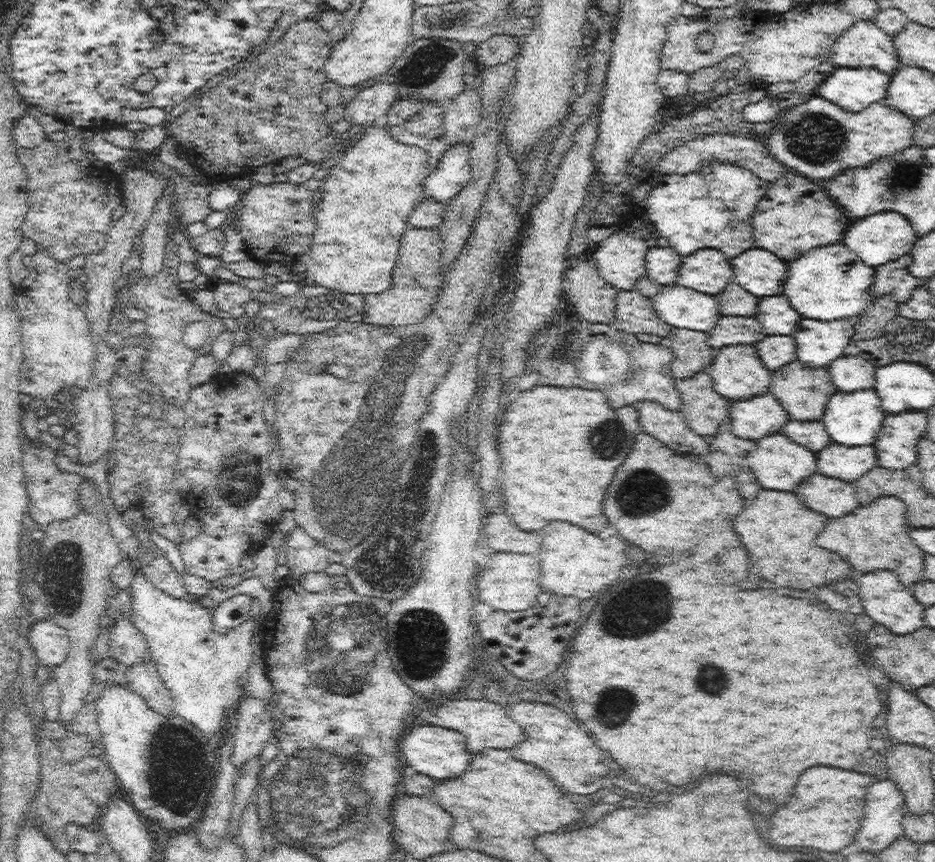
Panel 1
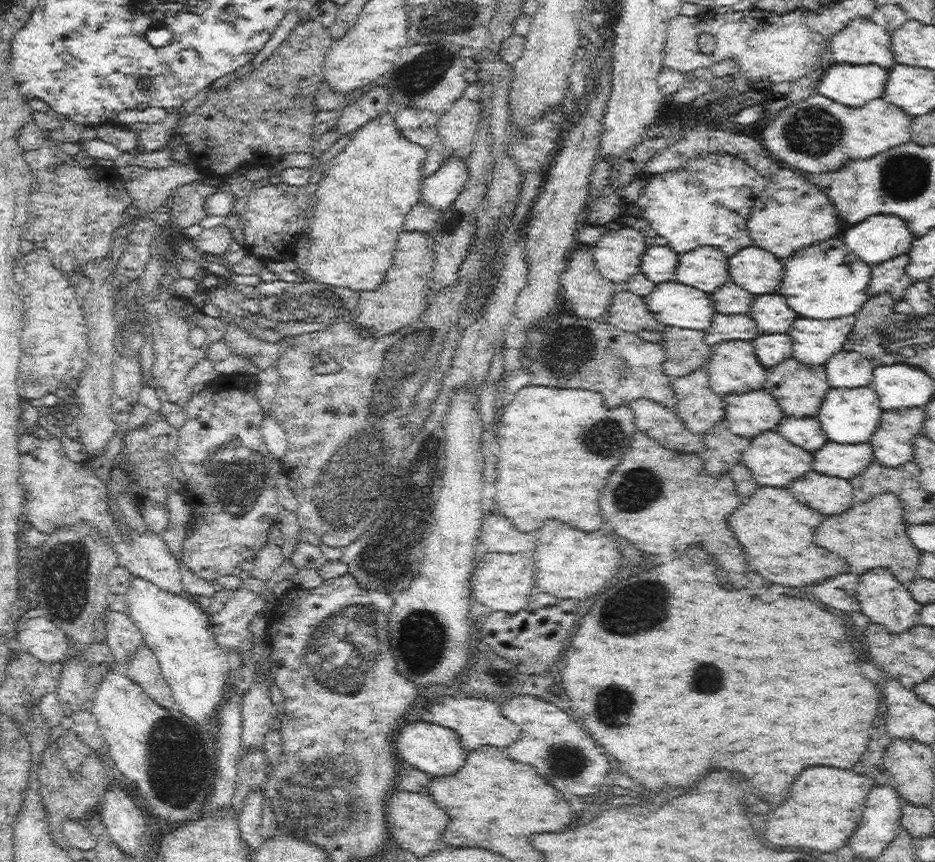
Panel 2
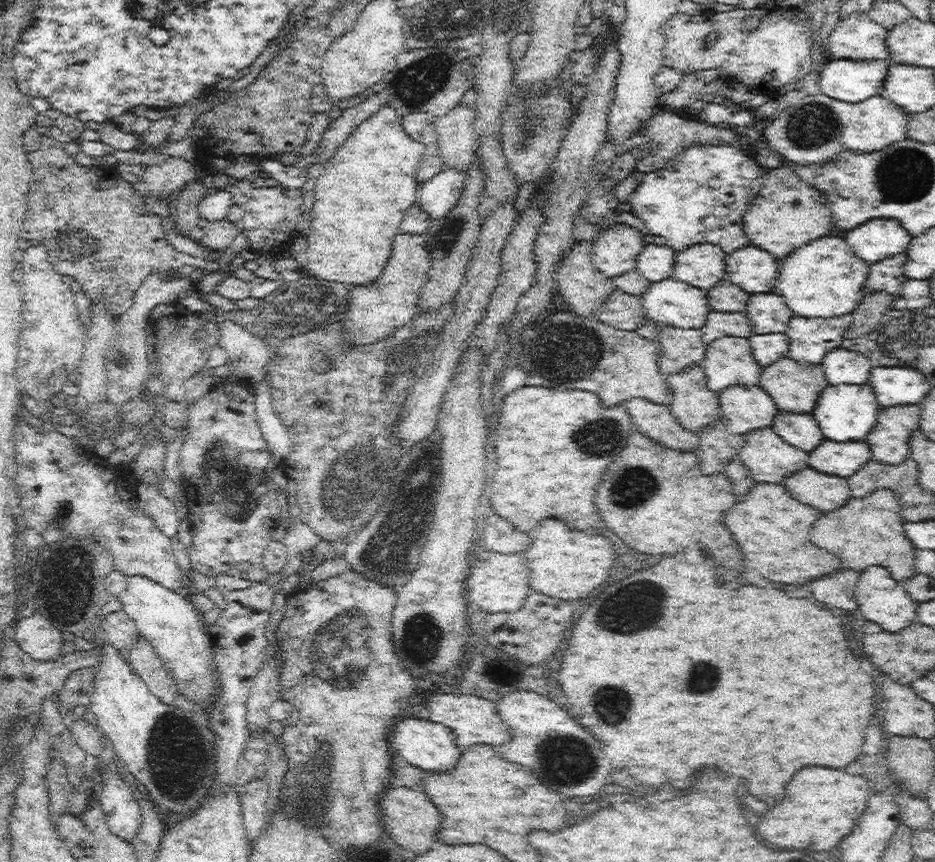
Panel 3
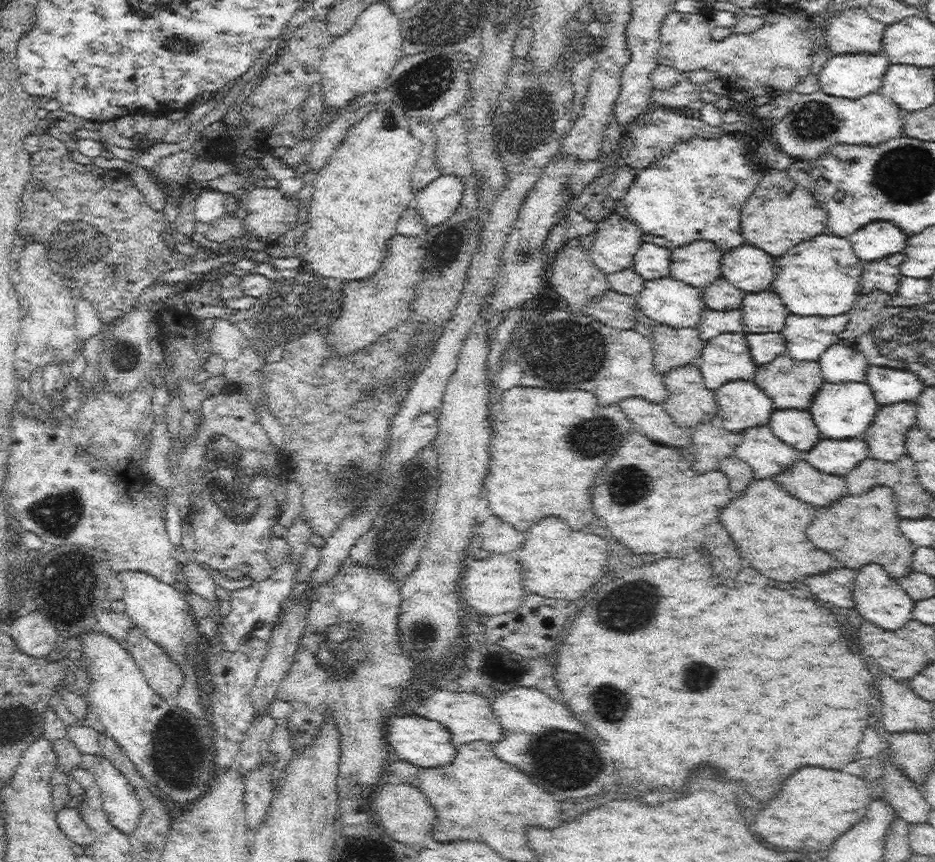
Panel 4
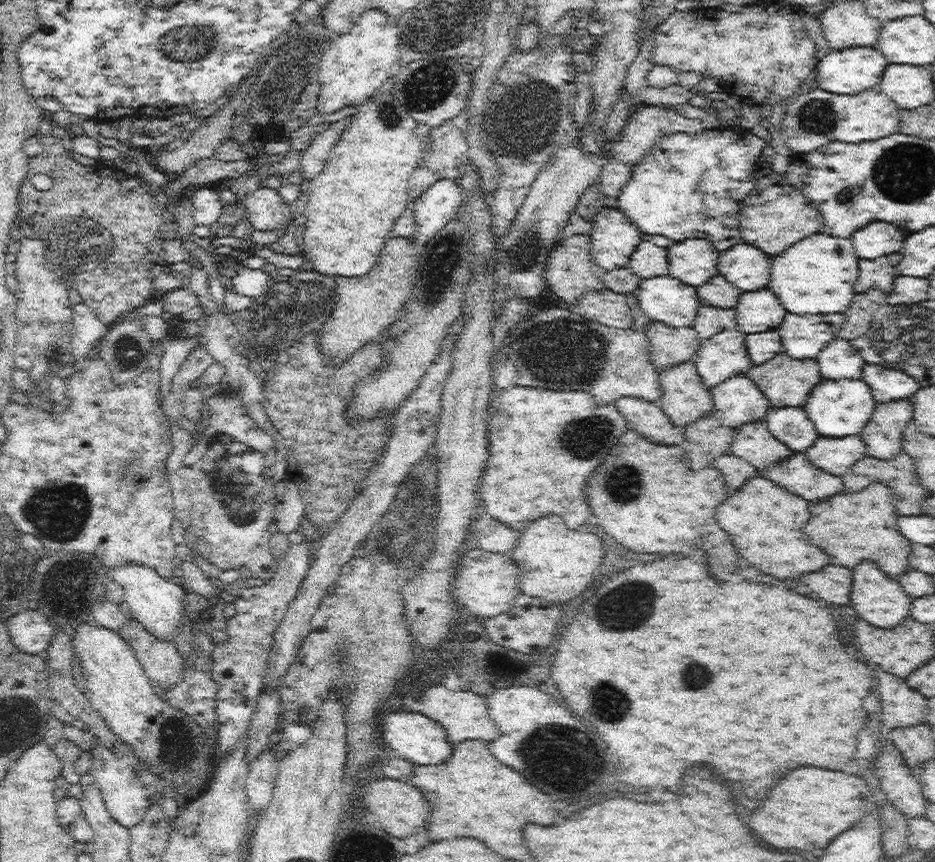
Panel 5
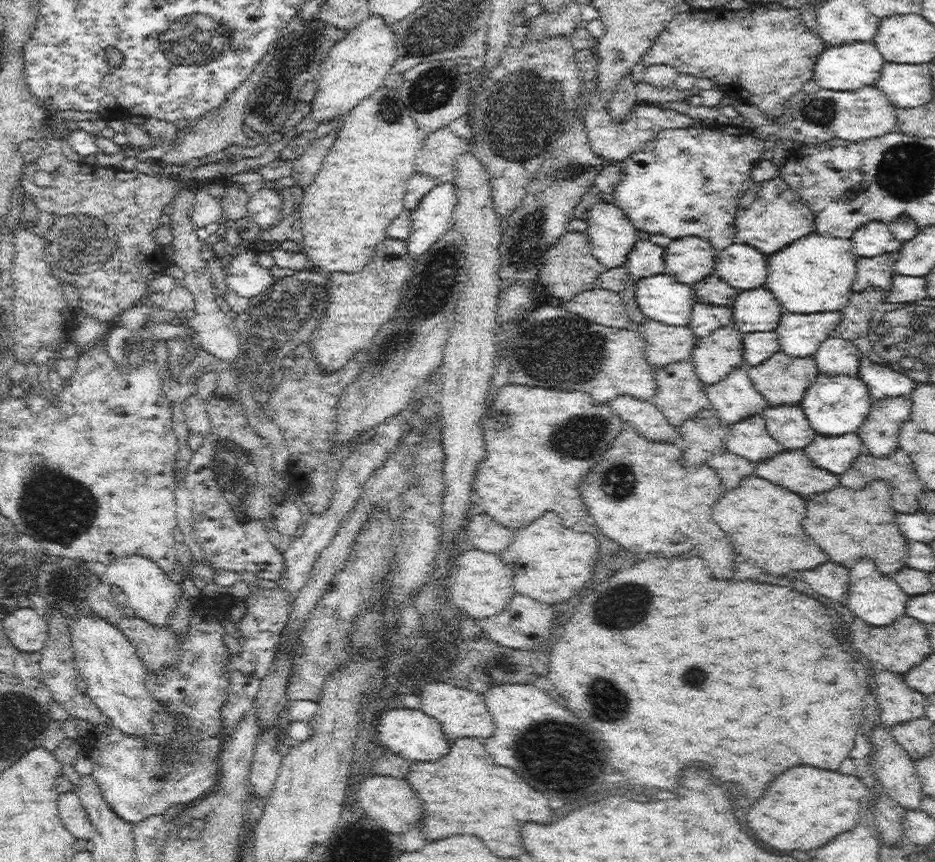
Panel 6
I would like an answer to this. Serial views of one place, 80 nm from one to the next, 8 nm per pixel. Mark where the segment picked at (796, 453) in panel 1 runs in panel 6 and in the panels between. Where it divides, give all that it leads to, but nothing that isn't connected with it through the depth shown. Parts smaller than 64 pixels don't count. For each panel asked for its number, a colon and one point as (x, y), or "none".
2: (774, 461)
3: (770, 458)
4: (768, 455)
5: (754, 442)
6: (750, 439)

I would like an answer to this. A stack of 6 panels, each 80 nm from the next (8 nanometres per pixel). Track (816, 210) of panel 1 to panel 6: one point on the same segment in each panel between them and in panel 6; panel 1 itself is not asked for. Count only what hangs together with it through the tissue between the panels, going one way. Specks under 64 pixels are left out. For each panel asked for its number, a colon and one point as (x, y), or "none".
2: (794, 213)
3: (788, 213)
4: (781, 213)
5: (777, 214)
6: (772, 215)

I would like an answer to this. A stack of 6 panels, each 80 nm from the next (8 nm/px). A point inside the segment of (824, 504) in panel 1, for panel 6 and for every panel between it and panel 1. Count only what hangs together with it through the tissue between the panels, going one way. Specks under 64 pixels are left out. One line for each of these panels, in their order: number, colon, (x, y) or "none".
2: (834, 495)
3: (810, 486)
4: (809, 485)
5: (798, 474)
6: (794, 470)

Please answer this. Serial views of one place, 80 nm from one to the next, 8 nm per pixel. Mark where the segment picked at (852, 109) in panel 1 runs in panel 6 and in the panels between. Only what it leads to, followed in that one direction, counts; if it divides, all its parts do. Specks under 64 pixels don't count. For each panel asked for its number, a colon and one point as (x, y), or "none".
2: (852, 86)
3: (848, 81)
4: (852, 77)
5: (850, 72)
6: (852, 67)

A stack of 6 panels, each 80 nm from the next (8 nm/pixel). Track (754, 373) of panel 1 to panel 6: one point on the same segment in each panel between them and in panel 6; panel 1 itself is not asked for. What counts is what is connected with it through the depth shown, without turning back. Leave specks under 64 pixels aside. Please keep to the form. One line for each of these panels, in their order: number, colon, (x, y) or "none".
2: (734, 369)
3: (729, 362)
4: (727, 358)
5: (722, 356)
6: (716, 356)

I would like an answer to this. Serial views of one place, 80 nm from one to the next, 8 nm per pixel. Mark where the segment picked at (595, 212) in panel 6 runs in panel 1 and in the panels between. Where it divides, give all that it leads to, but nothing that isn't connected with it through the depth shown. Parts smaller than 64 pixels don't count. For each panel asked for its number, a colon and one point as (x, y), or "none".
1: (622, 259)
2: (618, 256)
3: (616, 251)
4: (616, 242)
5: (615, 236)

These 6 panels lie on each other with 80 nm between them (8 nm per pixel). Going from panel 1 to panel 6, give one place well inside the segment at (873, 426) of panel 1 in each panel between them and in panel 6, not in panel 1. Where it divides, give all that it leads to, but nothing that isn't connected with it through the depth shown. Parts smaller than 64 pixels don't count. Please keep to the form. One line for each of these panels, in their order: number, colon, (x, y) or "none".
2: (849, 417)
3: (845, 413)
4: (844, 411)
5: (842, 408)
6: (835, 405)

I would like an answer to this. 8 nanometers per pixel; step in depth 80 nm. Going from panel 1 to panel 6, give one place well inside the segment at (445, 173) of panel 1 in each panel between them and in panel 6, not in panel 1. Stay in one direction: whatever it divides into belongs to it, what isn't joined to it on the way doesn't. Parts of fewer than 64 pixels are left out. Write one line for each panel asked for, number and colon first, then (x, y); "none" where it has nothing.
2: (440, 189)
3: (438, 195)
4: (437, 201)
5: (435, 207)
6: (433, 215)

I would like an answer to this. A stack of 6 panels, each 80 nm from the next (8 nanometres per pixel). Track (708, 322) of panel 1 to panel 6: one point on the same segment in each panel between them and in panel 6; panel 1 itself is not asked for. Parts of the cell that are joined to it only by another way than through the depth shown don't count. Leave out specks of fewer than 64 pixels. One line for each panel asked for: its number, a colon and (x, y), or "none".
2: (678, 305)
3: (672, 302)
4: (668, 301)
5: (667, 299)
6: (661, 297)

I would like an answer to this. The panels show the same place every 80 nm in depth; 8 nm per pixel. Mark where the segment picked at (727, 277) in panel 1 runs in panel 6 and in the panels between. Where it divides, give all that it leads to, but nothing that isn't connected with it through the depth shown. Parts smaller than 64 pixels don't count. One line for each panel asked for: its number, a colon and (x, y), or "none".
2: (706, 268)
3: (703, 265)
4: (700, 264)
5: (695, 262)
6: (689, 260)

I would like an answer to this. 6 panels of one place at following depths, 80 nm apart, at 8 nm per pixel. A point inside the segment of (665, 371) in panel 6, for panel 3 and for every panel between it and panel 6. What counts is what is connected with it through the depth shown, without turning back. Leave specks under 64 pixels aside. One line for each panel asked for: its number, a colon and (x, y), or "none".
3: (696, 406)
4: (690, 402)
5: (686, 398)

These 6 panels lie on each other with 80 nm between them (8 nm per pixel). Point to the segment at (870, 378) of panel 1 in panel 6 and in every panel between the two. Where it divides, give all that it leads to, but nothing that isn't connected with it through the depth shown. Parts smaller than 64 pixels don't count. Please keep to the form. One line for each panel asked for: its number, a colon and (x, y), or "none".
2: (848, 371)
3: (842, 366)
4: (839, 364)
5: (838, 360)
6: (836, 356)

